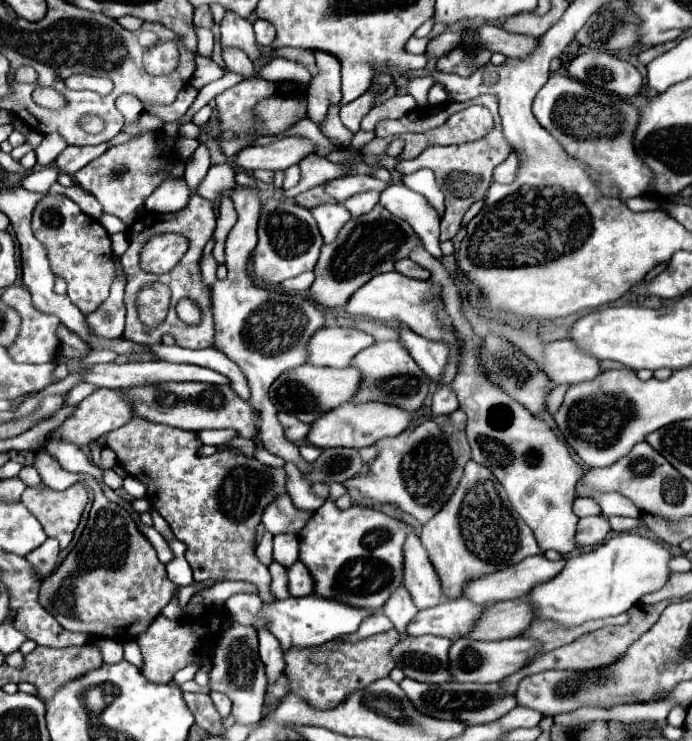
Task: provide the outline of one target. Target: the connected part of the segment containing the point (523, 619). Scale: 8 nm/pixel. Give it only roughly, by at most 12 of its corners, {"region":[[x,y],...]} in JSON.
{"region":[[501,601],[483,611],[469,637],[523,635],[533,621],[529,601]]}

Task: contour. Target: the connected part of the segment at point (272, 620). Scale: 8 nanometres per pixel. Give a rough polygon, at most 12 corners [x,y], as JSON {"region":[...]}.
{"region":[[321,595],[265,603],[281,641],[313,647],[359,629],[375,611]]}

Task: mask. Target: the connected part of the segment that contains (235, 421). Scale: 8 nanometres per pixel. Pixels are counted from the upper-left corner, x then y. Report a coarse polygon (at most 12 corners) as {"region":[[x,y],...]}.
{"region":[[159,383],[127,391],[143,419],[255,439],[253,407],[229,385]]}

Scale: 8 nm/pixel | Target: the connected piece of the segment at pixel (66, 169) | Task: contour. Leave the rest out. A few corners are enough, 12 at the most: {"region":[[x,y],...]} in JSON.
{"region":[[107,145],[65,149],[55,163],[60,172],[73,175]]}

